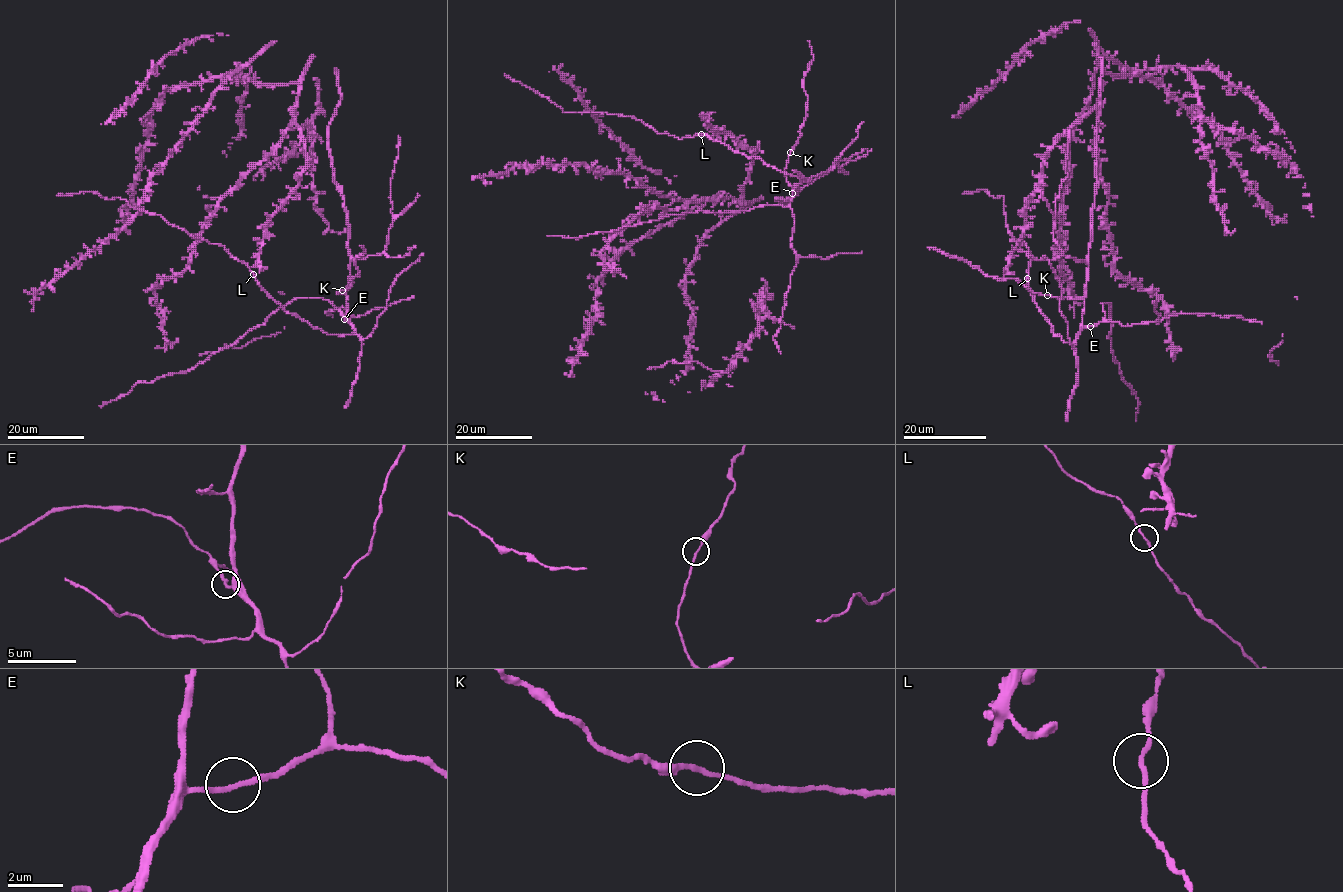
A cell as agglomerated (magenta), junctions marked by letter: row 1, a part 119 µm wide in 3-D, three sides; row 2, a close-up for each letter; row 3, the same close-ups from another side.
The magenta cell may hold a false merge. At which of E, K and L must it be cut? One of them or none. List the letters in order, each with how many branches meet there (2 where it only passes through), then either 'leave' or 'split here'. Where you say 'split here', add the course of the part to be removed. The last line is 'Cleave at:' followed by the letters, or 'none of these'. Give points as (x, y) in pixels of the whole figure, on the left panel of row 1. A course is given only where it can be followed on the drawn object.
E: 2 branches meet; leave
K: 2 branches meet; leave
L: 2 branches meet; leave
Cleave at: none of these

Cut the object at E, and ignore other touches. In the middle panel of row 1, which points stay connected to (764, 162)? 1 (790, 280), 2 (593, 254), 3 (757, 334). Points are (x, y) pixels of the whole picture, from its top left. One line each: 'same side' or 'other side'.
1: other side
2: same side
3: same side

